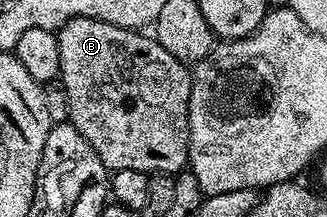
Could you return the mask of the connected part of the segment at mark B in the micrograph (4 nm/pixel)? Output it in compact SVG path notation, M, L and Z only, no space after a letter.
M76 16L71 18L62 28L58 28L57 41L59 42L59 64L61 66L61 74L59 77L60 87L64 88L67 94L67 106L69 107L69 119L68 123L75 126L75 130L79 130L79 134L83 134L83 138L87 138L87 142L91 142L91 146L99 154L99 158L104 162L106 168L113 172L119 170L139 170L140 172L148 172L150 174L176 174L188 165L189 162L189 99L191 98L191 82L193 81L192 71L181 60L177 60L167 50L163 50L163 46L152 35L144 36L146 33L141 30L134 30L131 28L121 28L117 24L111 22L103 22L102 20L96 20L95 18L87 18L86 16Z

